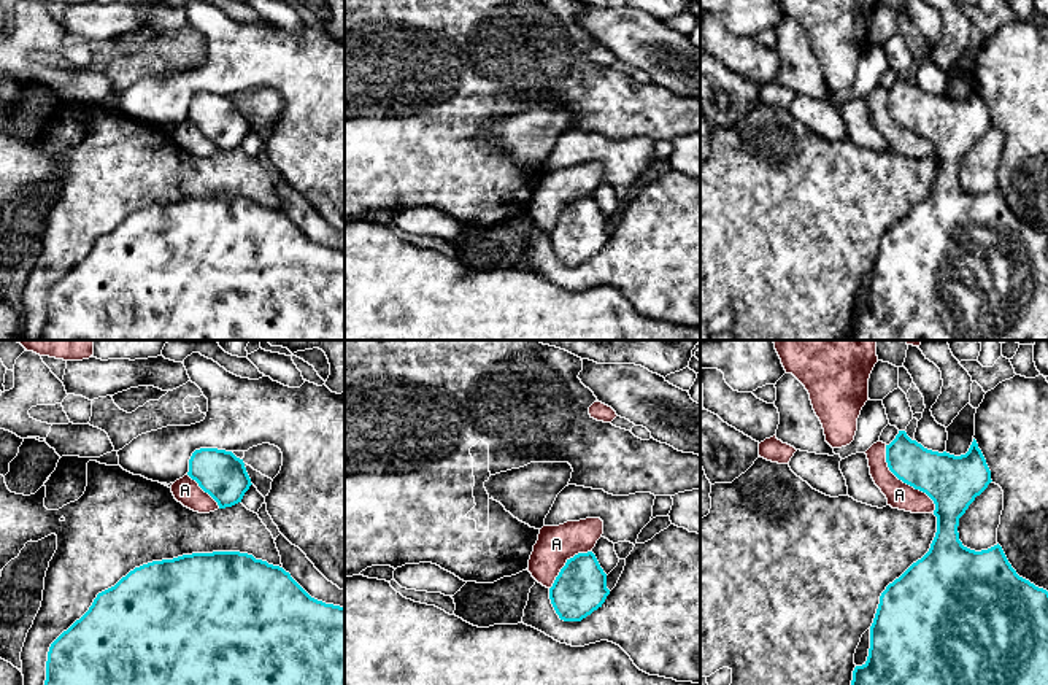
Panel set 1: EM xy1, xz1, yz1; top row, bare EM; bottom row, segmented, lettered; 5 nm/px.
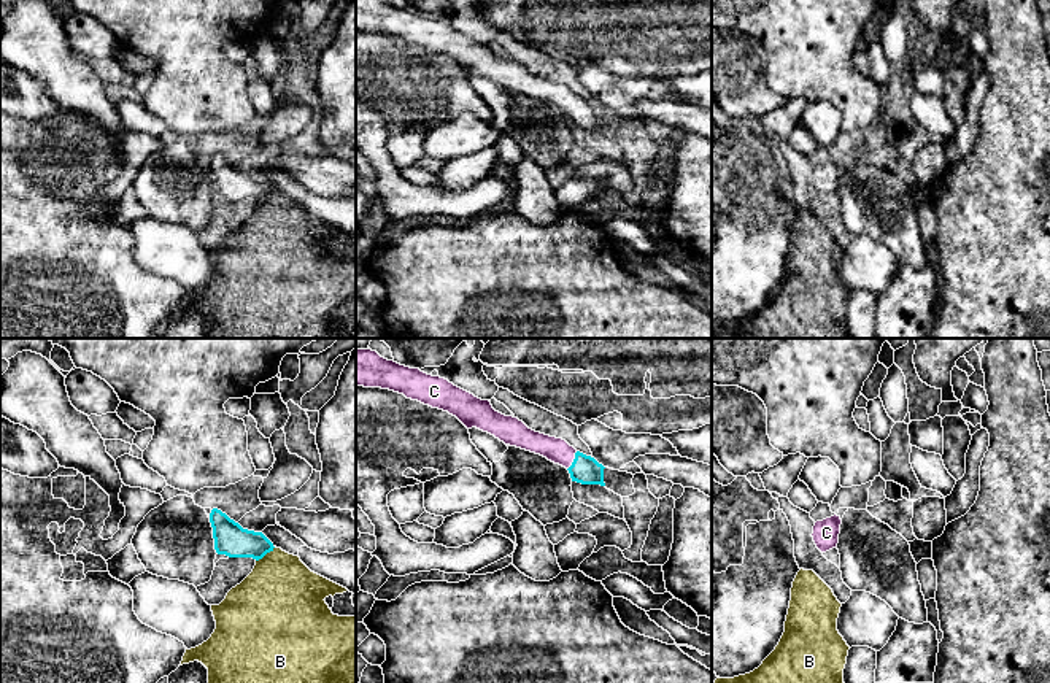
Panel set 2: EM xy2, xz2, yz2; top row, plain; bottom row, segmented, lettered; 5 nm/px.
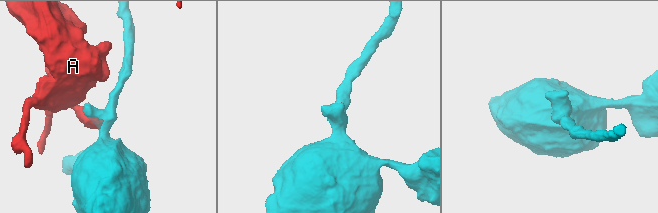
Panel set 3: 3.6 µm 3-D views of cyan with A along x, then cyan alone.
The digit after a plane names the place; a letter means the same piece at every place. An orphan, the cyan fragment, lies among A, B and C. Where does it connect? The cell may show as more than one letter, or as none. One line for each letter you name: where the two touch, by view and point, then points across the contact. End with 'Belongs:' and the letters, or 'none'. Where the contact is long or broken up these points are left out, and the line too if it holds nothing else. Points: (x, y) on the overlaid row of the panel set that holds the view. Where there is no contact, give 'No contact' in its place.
C: Touches cyan at xz2 (574, 461). Path across: xz2 (585, 469), (574, 461), (556, 450)
Belongs: C

